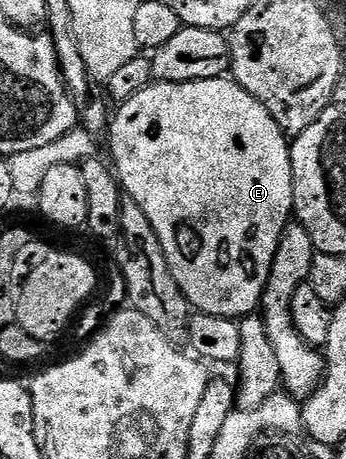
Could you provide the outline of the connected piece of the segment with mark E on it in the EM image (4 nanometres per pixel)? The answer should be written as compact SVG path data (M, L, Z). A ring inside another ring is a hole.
M228 77L190 81L189 83L153 82L134 97L119 104L118 110L120 112L117 115L115 112L110 119L112 155L116 158L114 174L123 194L129 199L138 201L138 205L142 205L146 217L150 217L150 225L154 225L154 233L158 233L158 241L162 245L164 256L170 265L170 273L174 277L174 281L178 281L189 304L197 312L227 319L239 320L245 315L253 314L261 306L272 262L278 249L278 241L293 214L292 152L289 136L285 135L283 129L278 125L278 121L274 121L274 117L270 117L266 105L262 105L254 97L250 97L250 93L246 93L246 89L242 89Z

